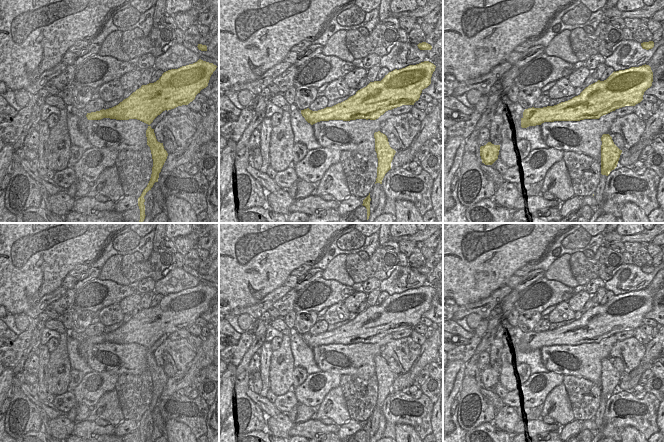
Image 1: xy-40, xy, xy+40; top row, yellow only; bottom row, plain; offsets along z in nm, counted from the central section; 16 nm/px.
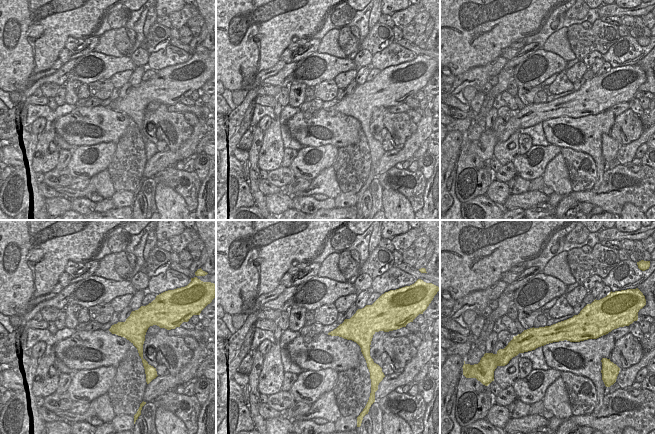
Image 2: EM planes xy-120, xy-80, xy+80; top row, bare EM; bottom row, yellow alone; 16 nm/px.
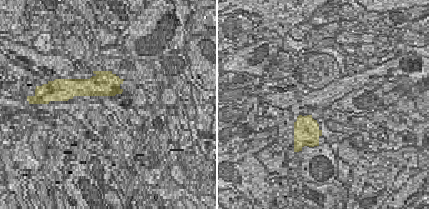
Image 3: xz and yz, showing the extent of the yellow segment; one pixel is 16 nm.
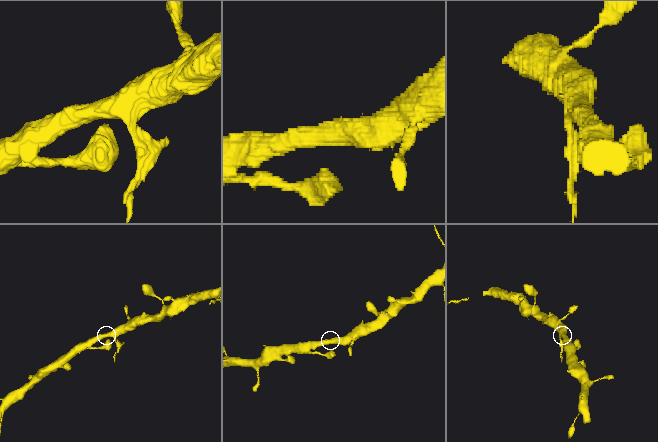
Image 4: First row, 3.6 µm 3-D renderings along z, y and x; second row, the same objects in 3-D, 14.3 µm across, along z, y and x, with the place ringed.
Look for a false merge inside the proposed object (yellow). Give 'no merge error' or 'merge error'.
no merge error

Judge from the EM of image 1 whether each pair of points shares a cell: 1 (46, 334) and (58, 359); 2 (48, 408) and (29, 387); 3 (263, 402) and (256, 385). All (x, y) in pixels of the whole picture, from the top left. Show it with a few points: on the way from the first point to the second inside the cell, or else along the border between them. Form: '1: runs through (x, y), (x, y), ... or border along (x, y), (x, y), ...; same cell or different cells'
1: border along (60, 334), (58, 341); different cells
2: runs through (42, 404), (31, 393); same cell
3: runs through (259, 398), (255, 394), (256, 389); same cell

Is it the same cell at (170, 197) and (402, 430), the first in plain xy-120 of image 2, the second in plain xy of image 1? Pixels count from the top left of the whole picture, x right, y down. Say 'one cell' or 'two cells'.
one cell

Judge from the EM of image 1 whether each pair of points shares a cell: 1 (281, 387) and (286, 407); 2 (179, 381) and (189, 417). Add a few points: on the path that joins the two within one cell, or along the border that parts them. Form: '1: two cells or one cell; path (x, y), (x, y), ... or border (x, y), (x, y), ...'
1: two cells; border (291, 389), (277, 396)
2: two cells; border (175, 392), (159, 401)

